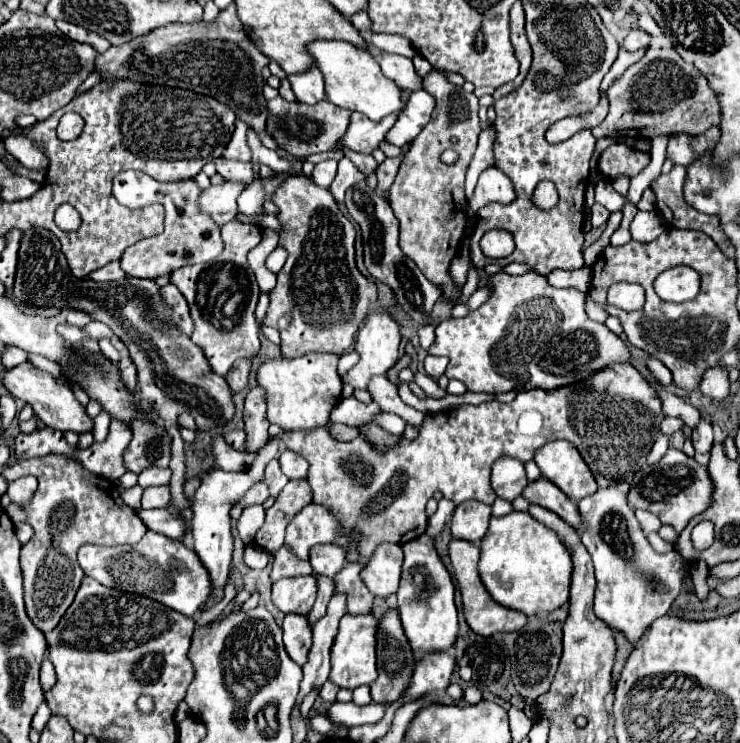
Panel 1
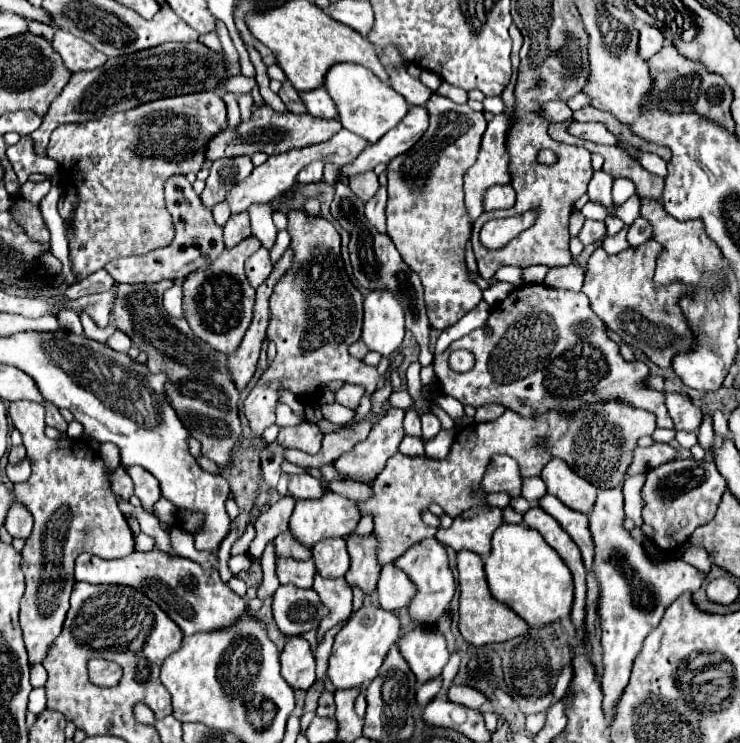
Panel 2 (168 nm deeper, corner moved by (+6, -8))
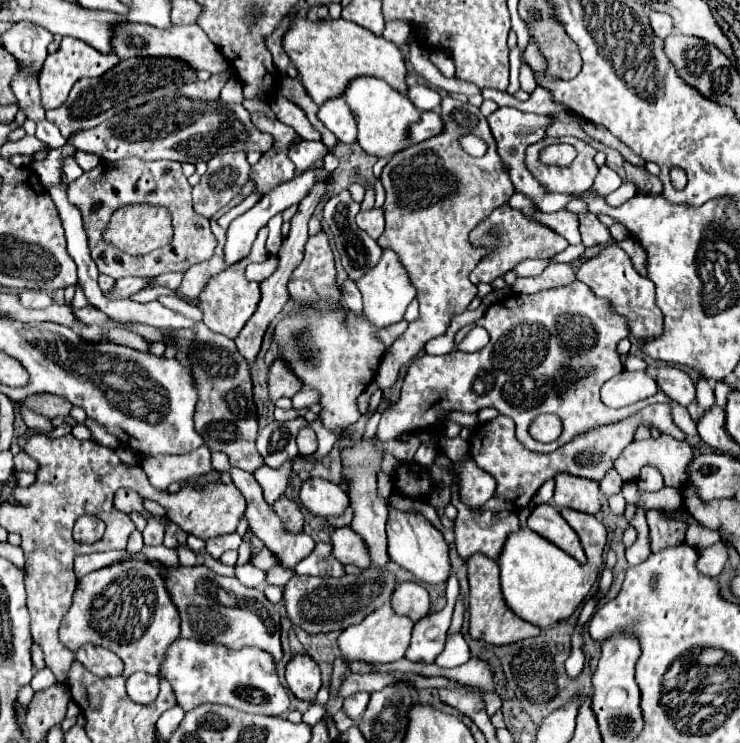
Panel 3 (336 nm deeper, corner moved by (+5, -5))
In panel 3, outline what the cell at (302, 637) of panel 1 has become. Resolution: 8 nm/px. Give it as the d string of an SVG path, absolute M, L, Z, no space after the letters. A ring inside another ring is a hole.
M295 655L285 671L289 691L301 701L315 701L317 691L321 689L319 665L309 655Z

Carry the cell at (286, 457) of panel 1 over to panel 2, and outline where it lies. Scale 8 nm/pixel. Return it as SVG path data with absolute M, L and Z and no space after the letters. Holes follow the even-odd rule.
M292 474L290 484L288 484L288 492L296 500L320 498L322 496L322 486L320 486L320 480L310 476L310 474Z

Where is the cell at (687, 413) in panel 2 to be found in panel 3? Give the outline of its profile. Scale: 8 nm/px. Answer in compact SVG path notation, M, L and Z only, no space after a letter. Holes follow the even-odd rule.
M661 365L657 369L655 381L669 399L677 401L683 407L687 407L695 399L695 383L685 371L675 365Z

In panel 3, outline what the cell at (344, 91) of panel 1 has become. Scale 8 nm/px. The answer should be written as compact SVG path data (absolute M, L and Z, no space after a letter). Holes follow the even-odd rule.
M353 79L353 85L345 91L345 101L357 119L357 143L365 153L373 157L393 157L411 145L409 127L421 119L421 113L403 93L393 91L393 87L389 87L383 79Z

